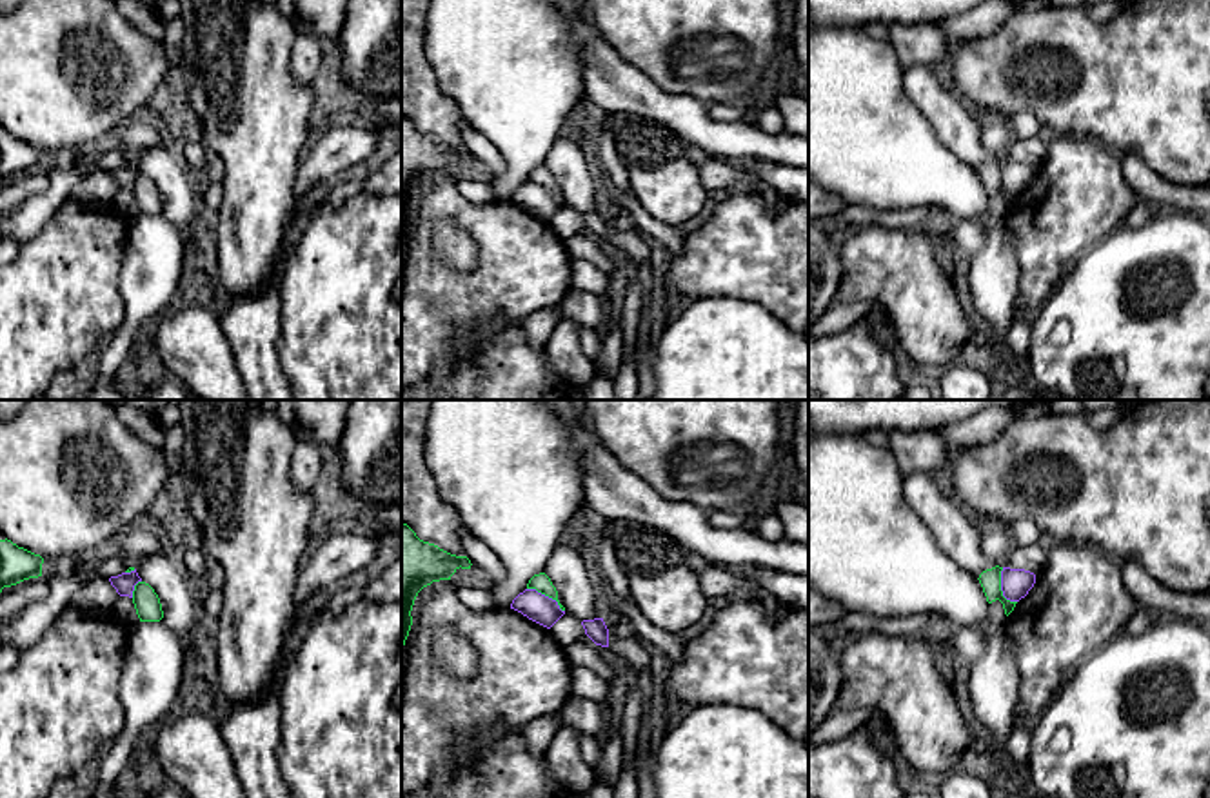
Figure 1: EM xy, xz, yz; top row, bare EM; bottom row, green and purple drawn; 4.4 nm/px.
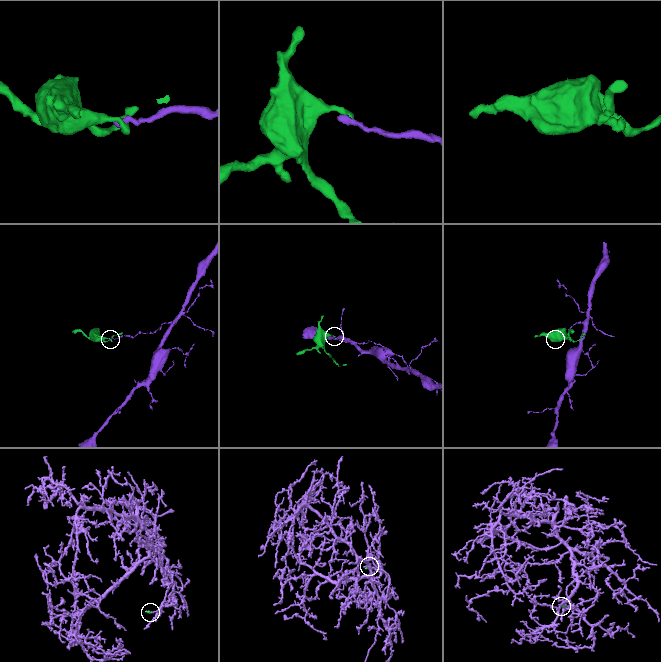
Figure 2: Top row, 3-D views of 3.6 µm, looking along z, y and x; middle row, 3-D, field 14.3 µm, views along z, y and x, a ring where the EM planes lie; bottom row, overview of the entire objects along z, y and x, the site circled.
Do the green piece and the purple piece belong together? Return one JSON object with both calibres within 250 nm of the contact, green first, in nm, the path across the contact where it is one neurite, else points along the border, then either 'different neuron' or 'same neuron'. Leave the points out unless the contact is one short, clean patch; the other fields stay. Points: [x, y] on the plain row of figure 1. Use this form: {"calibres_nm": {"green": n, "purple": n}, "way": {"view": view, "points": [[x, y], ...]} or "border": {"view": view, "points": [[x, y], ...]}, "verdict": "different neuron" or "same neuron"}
{"calibres_nm": {"green": 100, "purple": 130}, "border": {"view": "yz", "points": [[1001, 160], [1001, 186], [1016, 195]]}, "verdict": "different neuron"}

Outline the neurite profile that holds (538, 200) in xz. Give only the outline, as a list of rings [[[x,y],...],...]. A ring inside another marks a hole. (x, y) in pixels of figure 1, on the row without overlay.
[[[525,182],[520,185],[512,193],[511,202],[547,222],[550,222],[565,207],[556,193],[538,185],[536,182]]]

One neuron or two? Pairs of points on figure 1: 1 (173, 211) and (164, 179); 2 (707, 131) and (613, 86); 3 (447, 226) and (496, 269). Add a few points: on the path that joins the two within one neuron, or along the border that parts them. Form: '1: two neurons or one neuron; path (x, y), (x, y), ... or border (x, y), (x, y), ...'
1: one neuron; path (173, 204), (171, 186)
2: one neuron; path (684, 115), (636, 93)
3: two neurons; border (451, 217), (478, 248), (476, 260), (464, 271)

